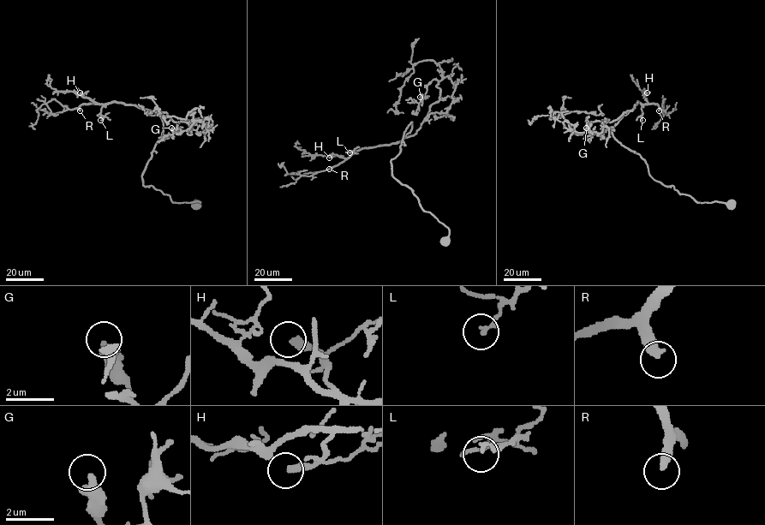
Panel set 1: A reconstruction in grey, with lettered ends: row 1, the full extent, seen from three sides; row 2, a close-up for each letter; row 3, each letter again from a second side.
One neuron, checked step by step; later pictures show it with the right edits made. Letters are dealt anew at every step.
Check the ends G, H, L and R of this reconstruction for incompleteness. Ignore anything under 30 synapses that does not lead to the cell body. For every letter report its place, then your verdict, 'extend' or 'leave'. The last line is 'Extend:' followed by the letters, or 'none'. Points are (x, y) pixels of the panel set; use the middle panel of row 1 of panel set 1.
G: at (420, 97); leave
H: at (329, 158); leave
L: at (349, 152); leave
R: at (329, 169); extend
Extend: R

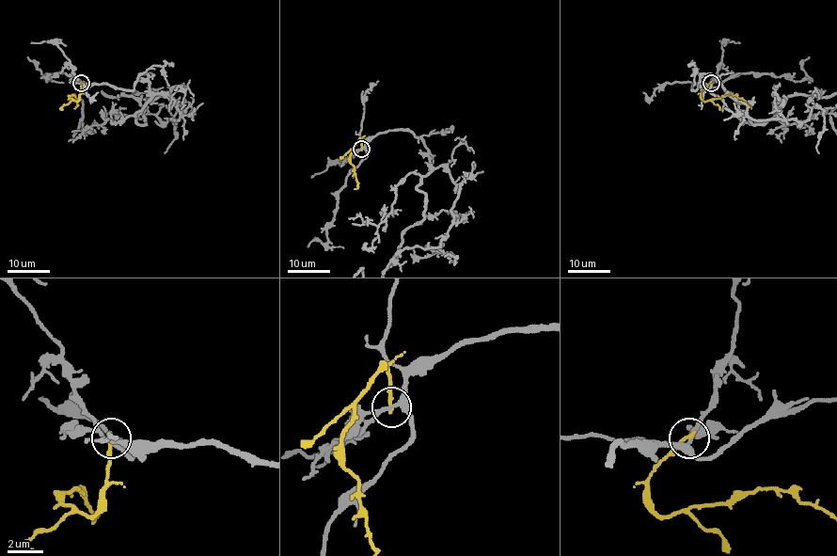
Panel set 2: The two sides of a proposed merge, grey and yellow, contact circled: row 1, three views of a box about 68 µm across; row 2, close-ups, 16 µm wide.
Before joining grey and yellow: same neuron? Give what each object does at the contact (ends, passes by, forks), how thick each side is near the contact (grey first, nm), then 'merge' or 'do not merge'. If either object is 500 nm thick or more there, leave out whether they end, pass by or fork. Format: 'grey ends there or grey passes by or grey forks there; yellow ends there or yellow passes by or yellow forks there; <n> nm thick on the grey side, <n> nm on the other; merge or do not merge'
grey forks there; yellow ends there; 190 nm thick on the grey side, 240 nm on the other; do not merge

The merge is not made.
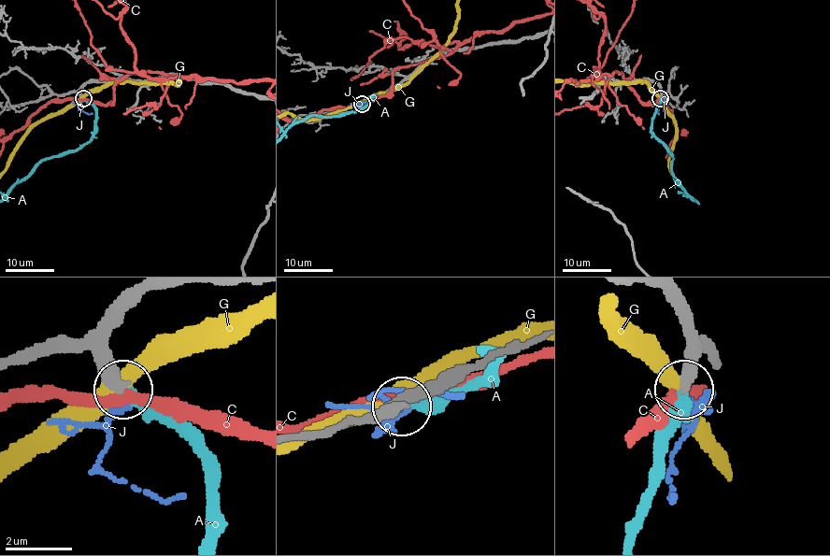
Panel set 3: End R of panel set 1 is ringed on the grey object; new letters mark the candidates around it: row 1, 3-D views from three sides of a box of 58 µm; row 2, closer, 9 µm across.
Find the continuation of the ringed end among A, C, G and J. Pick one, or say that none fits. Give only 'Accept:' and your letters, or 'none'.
Accept: A

